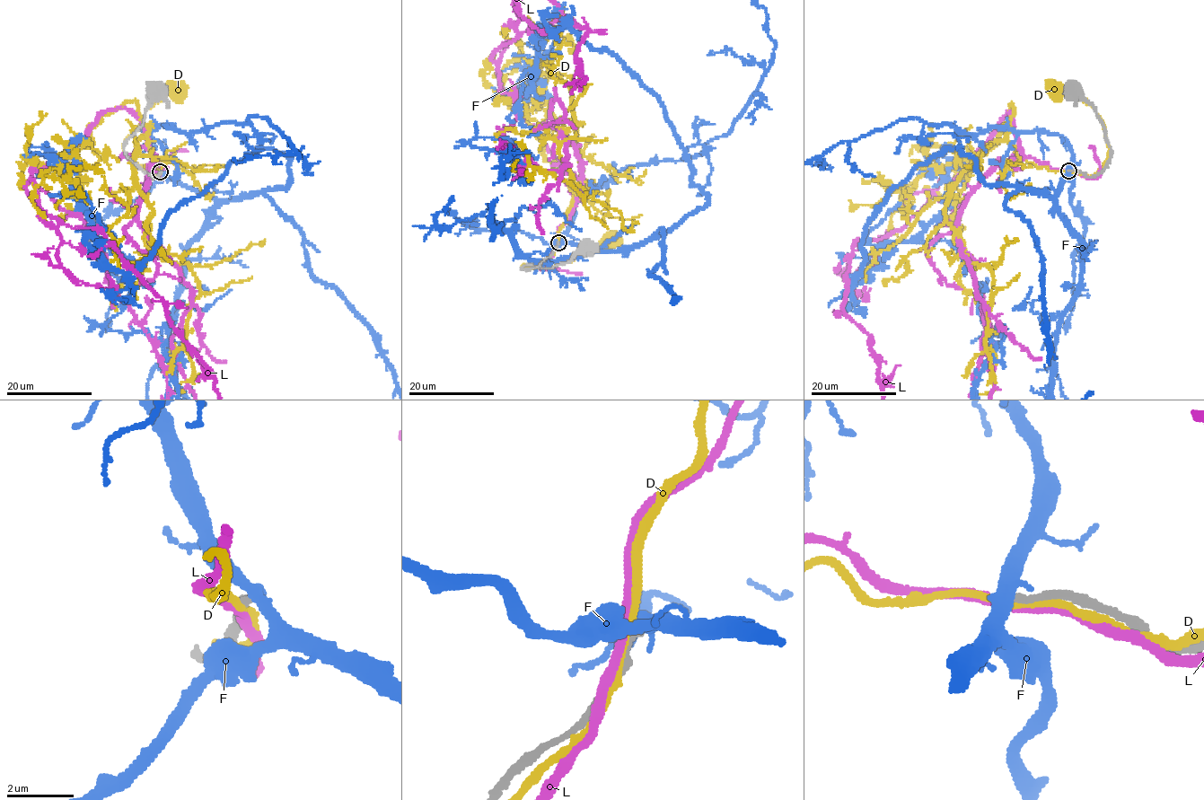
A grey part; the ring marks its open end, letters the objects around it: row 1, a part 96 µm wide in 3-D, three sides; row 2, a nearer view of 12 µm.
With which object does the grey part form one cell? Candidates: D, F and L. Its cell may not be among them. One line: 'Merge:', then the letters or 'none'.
Merge: none

